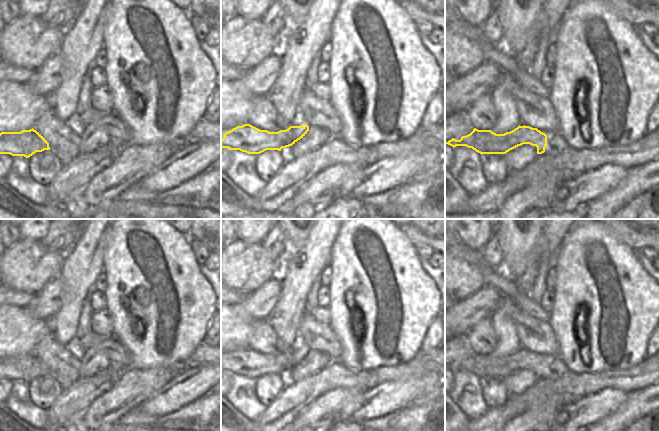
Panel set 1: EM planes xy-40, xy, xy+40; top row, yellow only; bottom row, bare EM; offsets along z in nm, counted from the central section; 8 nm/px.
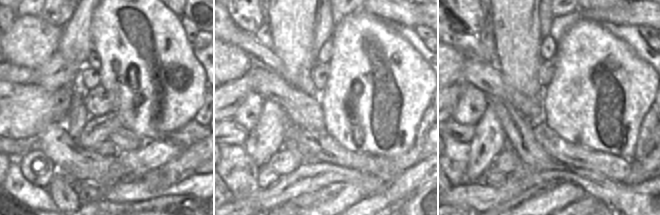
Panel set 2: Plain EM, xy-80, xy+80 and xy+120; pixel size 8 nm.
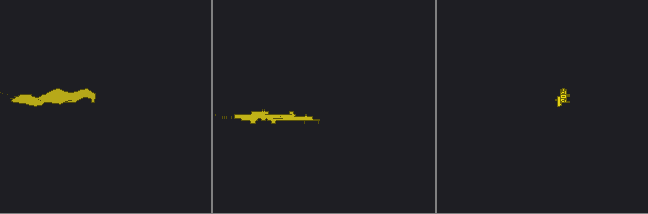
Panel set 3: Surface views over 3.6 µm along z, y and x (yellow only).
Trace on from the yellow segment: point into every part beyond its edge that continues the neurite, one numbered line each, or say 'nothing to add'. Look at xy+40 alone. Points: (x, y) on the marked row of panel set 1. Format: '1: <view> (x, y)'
1: xy+40 (555, 142)

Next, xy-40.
nothing to add

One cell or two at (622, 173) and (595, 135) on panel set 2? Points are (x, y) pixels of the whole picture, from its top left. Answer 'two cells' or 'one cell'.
two cells

